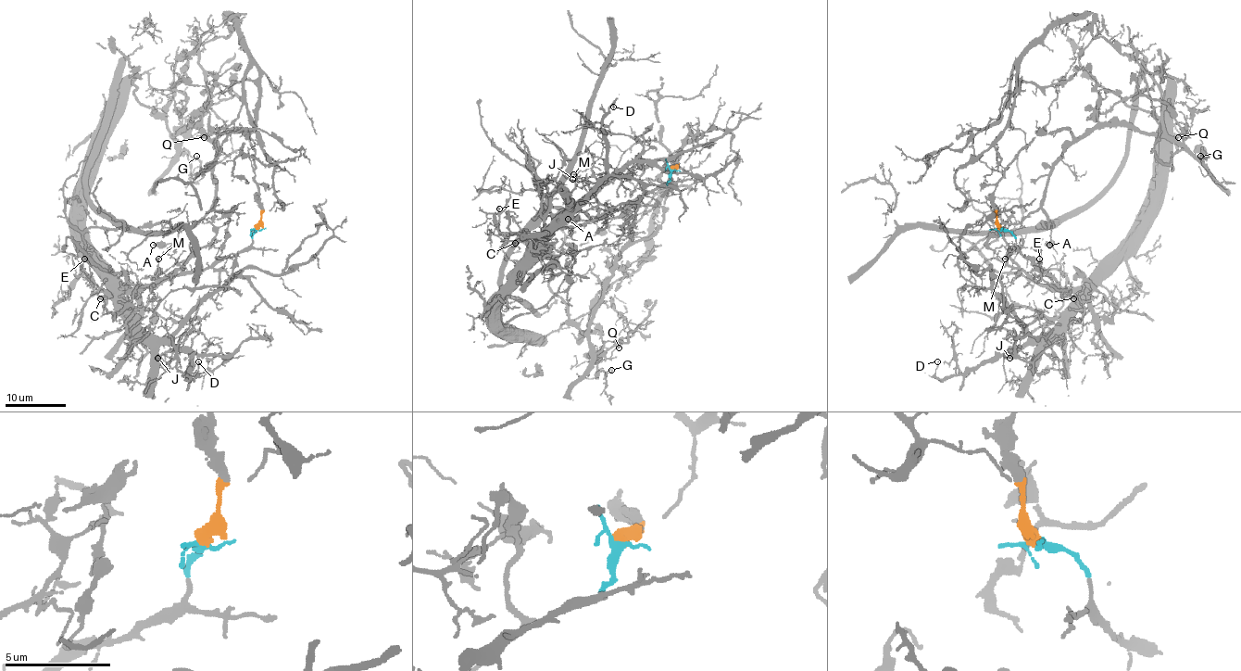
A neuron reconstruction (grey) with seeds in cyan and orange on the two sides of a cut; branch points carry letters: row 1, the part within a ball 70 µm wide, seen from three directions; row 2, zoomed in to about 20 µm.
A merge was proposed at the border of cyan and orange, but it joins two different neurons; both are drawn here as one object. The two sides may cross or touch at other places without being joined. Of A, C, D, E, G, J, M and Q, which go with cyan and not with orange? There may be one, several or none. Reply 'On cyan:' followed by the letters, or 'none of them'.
On cyan: C, D, E, J, M

